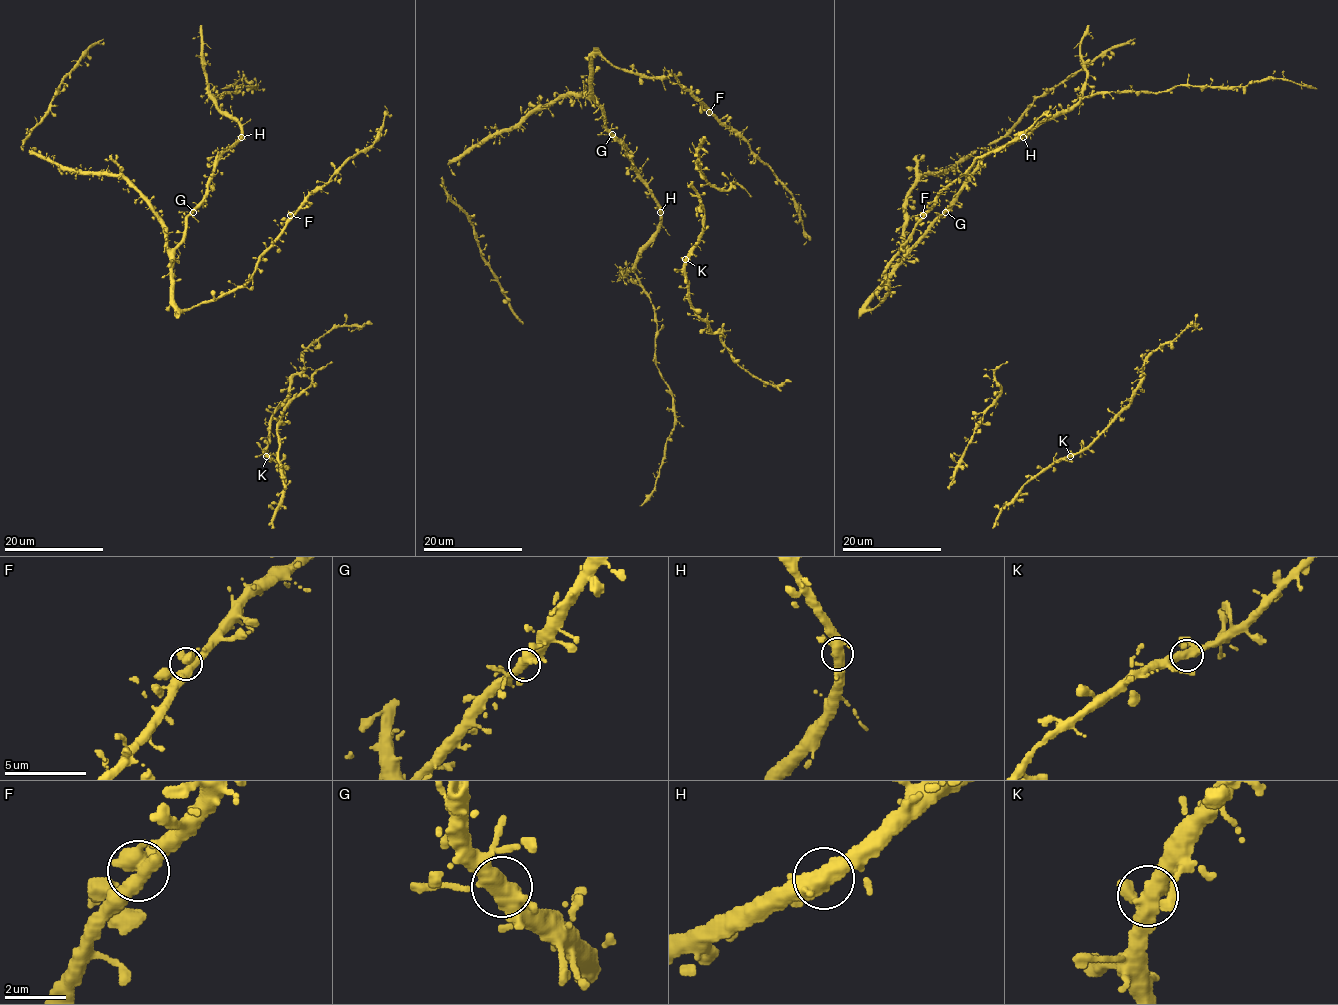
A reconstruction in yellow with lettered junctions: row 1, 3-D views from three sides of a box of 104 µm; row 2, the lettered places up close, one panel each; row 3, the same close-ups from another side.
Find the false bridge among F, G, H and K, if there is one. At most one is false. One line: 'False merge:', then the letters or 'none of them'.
False merge: none of them

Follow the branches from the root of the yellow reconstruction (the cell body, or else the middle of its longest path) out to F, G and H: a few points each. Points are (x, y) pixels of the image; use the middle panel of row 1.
F: (661, 81), (668, 75), (674, 76), (709, 112)
G: (661, 81), (623, 71), (598, 55), (592, 60), (592, 94), (601, 106), (606, 128), (612, 134)
H: (661, 81), (623, 71), (598, 55), (592, 60), (591, 88), (602, 107), (603, 124), (626, 148), (661, 212)

